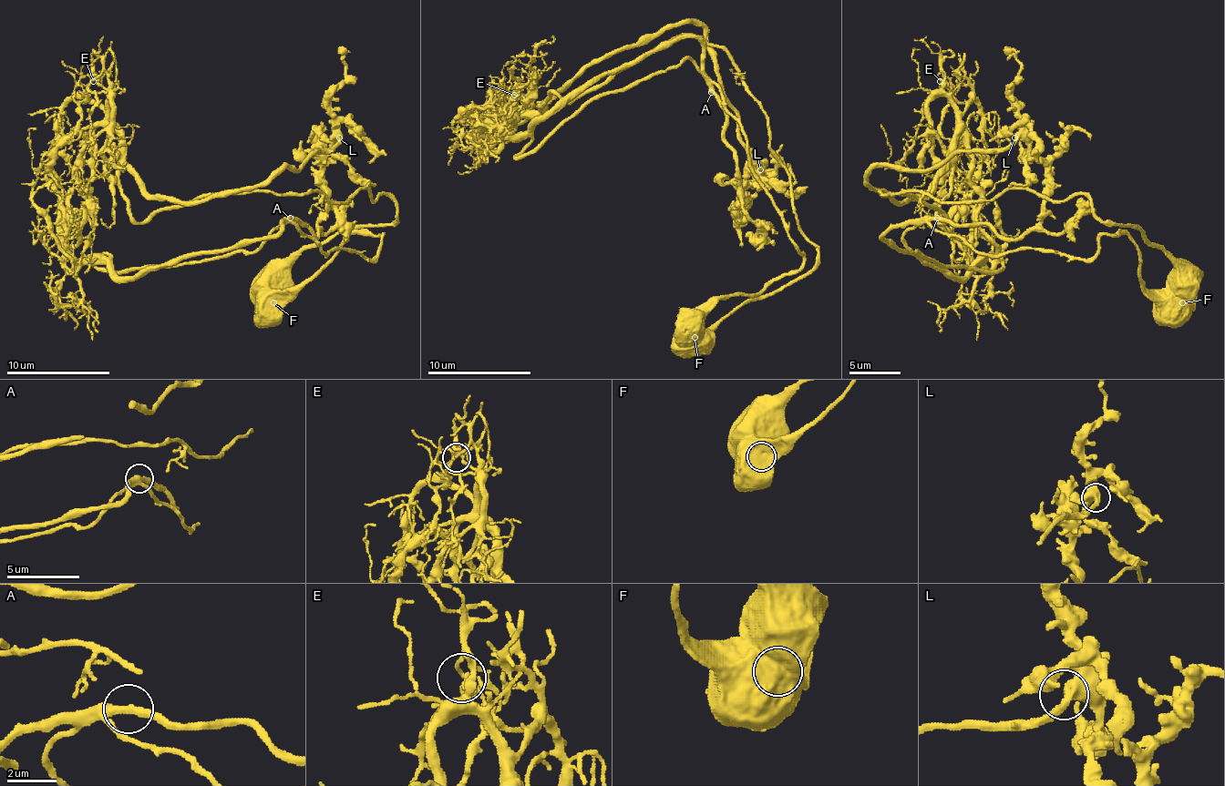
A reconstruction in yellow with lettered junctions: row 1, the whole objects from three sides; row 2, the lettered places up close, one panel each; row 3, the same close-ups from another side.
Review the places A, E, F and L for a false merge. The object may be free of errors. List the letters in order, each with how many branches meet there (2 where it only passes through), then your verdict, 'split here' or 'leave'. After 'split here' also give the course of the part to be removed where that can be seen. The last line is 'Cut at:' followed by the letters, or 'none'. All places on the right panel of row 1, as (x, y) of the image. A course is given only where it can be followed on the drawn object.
A: 3 branches meet; leave
E: 2 branches meet; leave
F: 1 branches meet; split here; foreign part runs (1182, 303), (1126, 233), (1089, 260), (885, 241), (978, 264), (952, 236), (971, 130)
L: 2 branches meet; leave
Cut at: F

